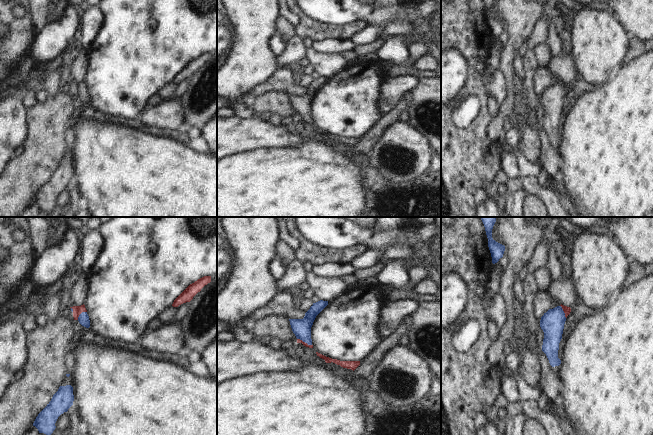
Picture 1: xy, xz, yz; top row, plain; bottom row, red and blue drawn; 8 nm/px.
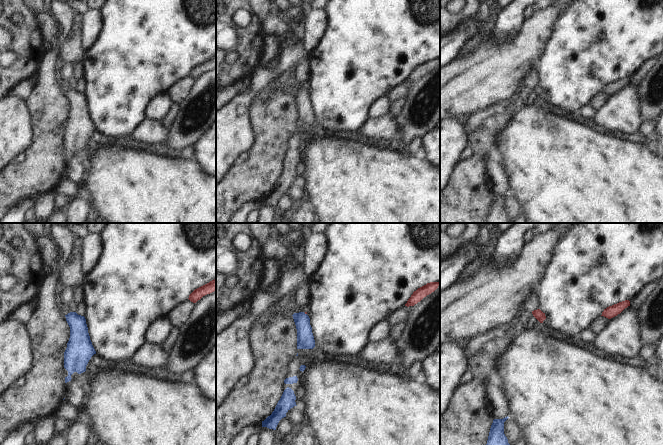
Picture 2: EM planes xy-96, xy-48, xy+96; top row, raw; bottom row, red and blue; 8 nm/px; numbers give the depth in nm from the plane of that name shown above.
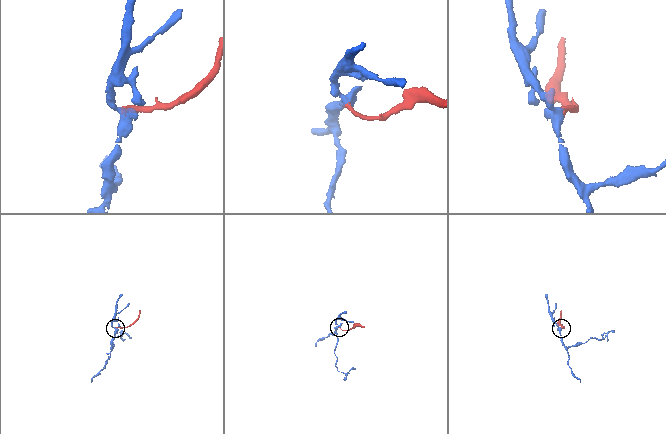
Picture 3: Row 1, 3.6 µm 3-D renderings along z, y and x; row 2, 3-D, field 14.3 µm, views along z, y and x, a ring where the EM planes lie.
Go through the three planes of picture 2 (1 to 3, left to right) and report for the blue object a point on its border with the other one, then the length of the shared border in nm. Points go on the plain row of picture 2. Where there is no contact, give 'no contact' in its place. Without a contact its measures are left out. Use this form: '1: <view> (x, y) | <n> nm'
1: no contact
2: no contact
3: no contact

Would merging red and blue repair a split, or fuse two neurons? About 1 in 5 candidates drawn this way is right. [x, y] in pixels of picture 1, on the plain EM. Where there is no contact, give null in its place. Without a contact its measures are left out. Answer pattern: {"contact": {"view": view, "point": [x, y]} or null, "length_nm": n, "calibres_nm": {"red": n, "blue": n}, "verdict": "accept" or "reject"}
{"contact": {"view": "xy", "point": [80, 89]}, "length_nm": 100, "calibres_nm": {"red": 80, "blue": 90}, "verdict": "accept"}

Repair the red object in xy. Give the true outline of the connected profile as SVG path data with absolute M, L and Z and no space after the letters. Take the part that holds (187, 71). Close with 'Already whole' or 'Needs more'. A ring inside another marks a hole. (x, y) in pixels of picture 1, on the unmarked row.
M204 52L194 59L190 60L173 78L173 83L178 83L179 81L190 78L193 73L201 67L201 65L211 58L211 52Z. Already whole.

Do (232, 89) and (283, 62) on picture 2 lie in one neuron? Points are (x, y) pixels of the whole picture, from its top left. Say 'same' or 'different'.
different

